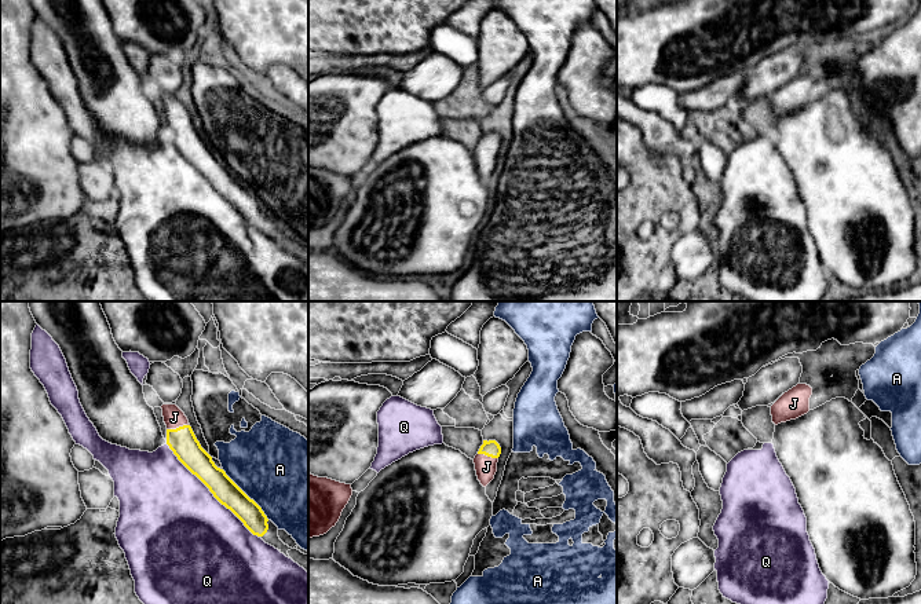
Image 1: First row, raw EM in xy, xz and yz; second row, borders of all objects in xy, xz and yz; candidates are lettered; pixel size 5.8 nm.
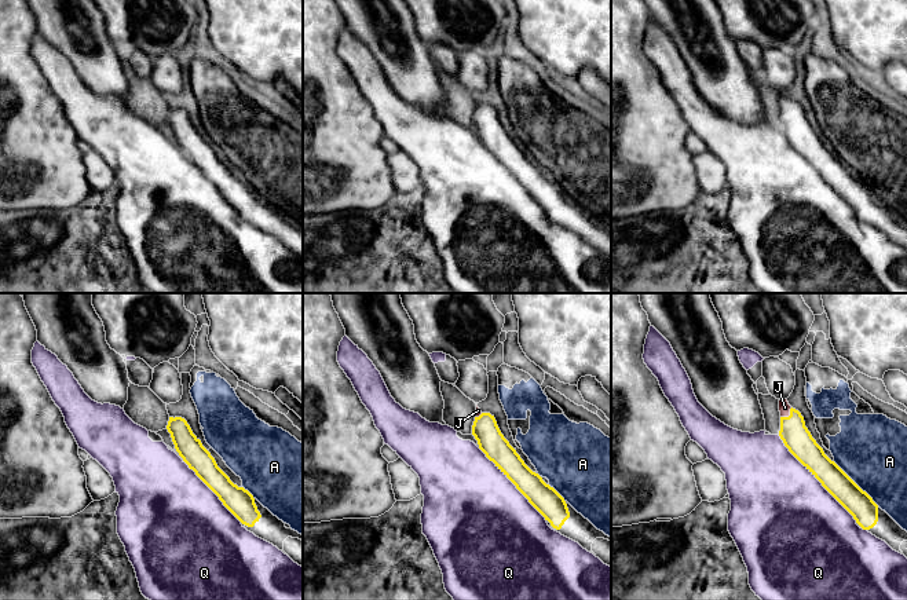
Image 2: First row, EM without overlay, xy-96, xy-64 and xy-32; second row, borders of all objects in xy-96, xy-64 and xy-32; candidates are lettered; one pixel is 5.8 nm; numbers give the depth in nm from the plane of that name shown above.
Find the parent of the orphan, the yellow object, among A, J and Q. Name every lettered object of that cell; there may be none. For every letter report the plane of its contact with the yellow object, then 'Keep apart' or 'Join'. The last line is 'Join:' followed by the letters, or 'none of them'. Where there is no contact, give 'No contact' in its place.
A: Touches yellow in xy. Keep apart
J: Touches yellow in xy. Join
Q: Touches yellow in xy. Keep apart
Join: J

